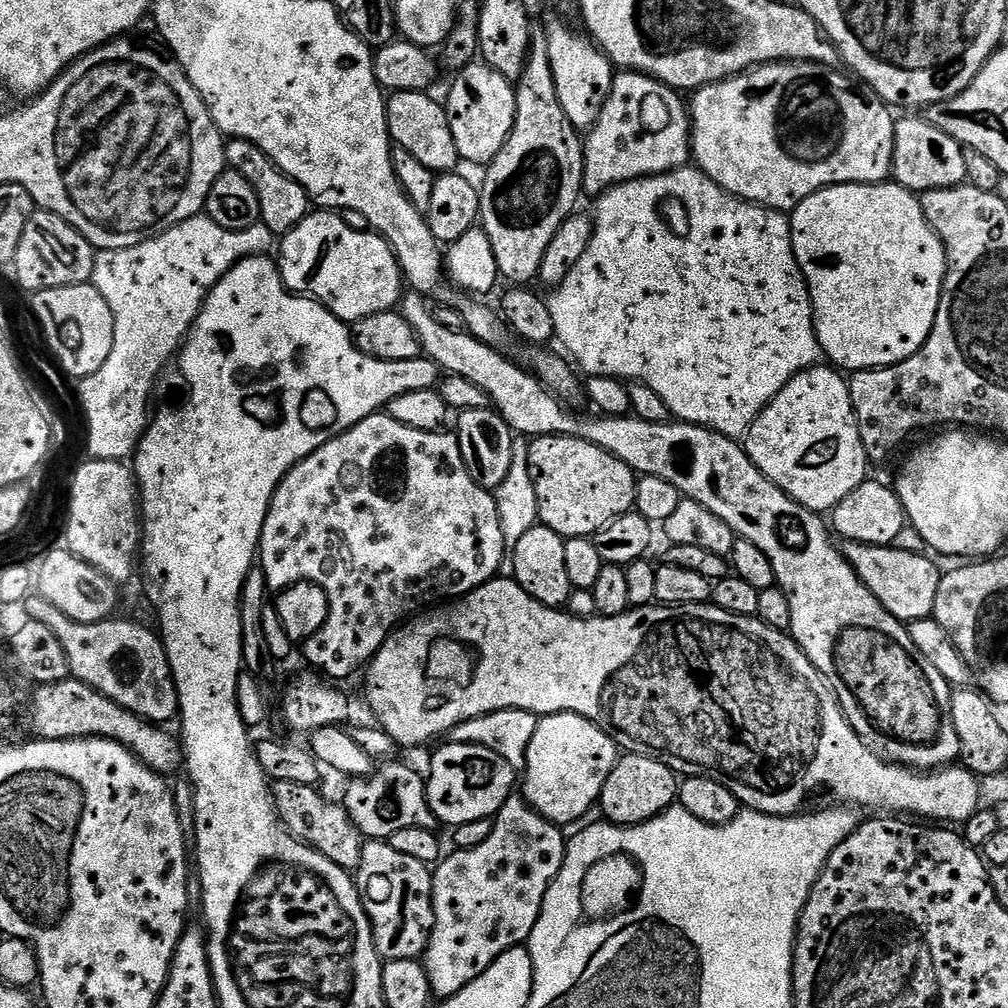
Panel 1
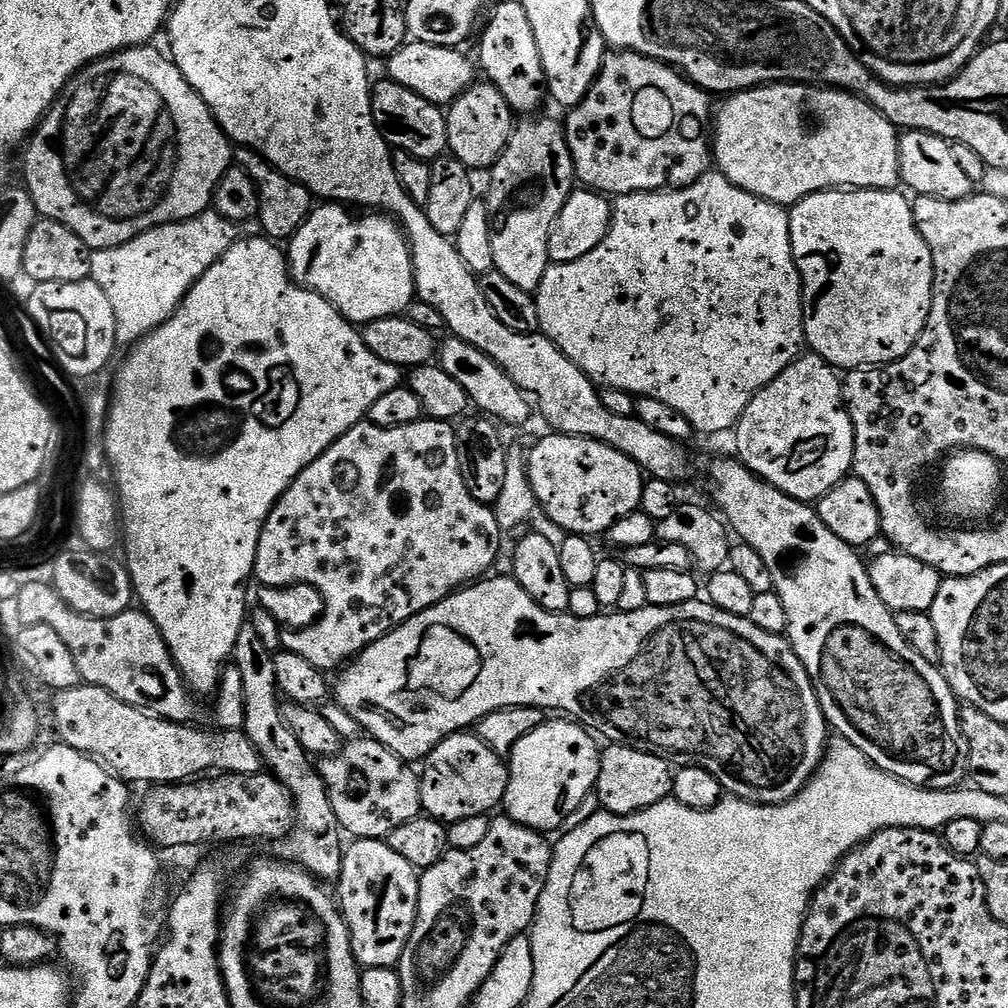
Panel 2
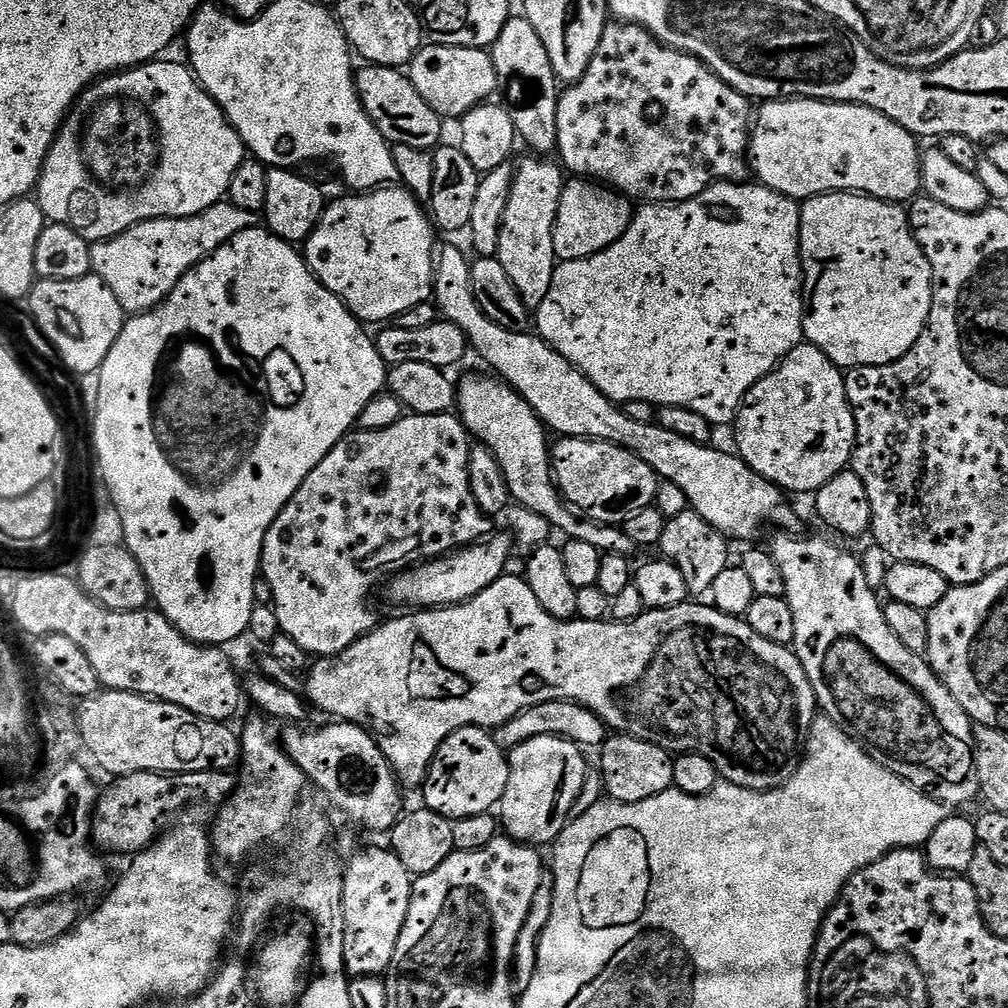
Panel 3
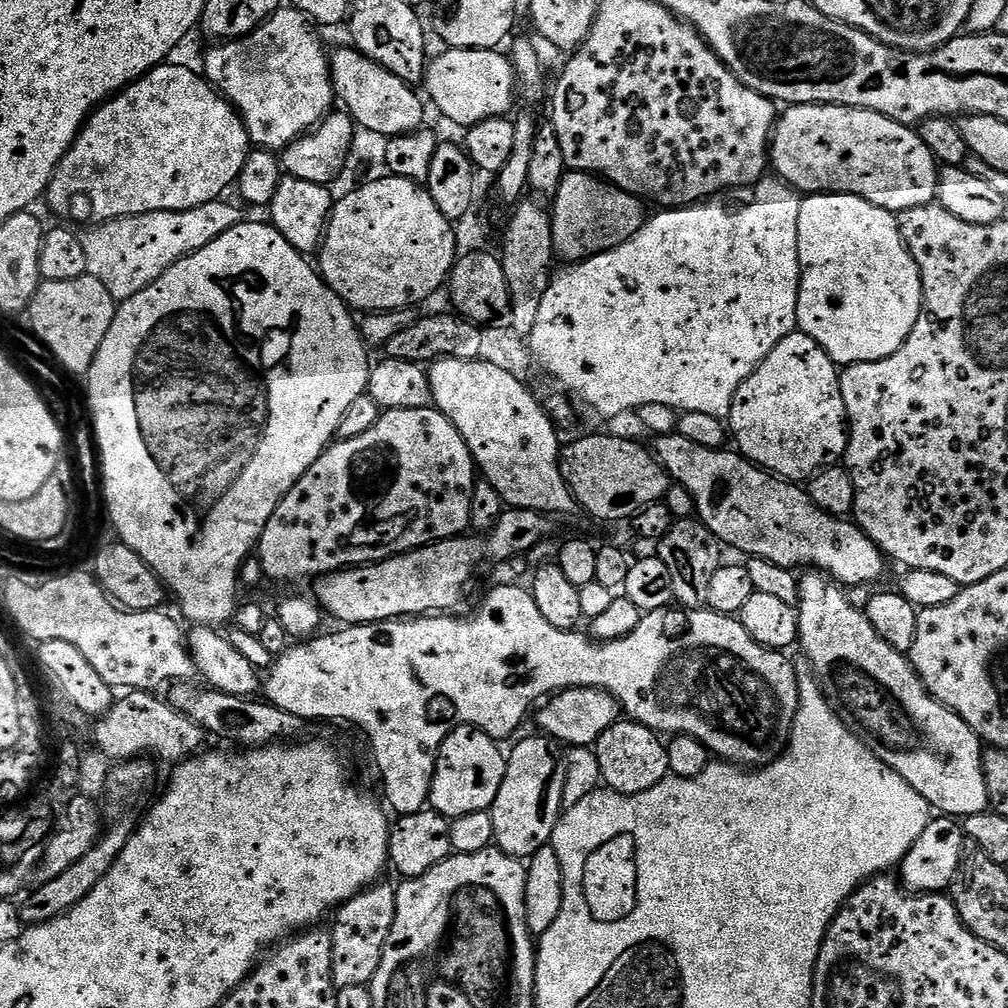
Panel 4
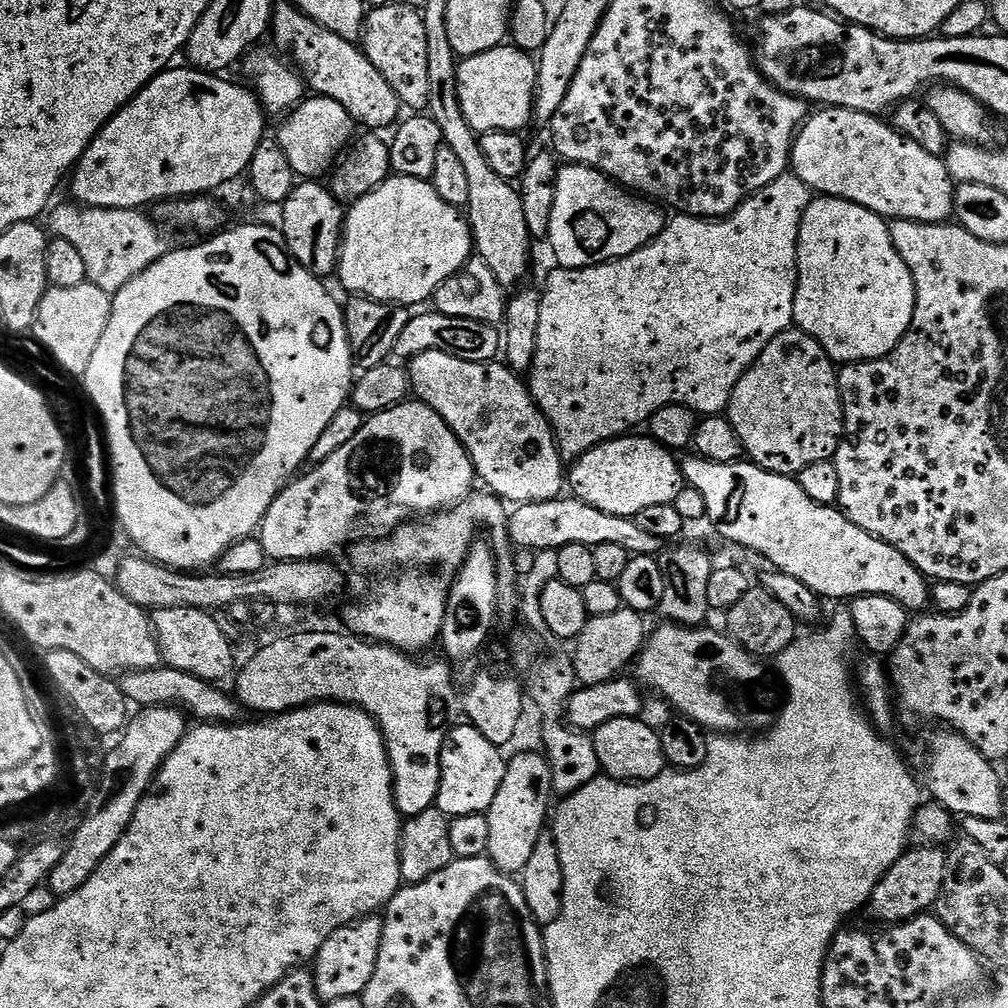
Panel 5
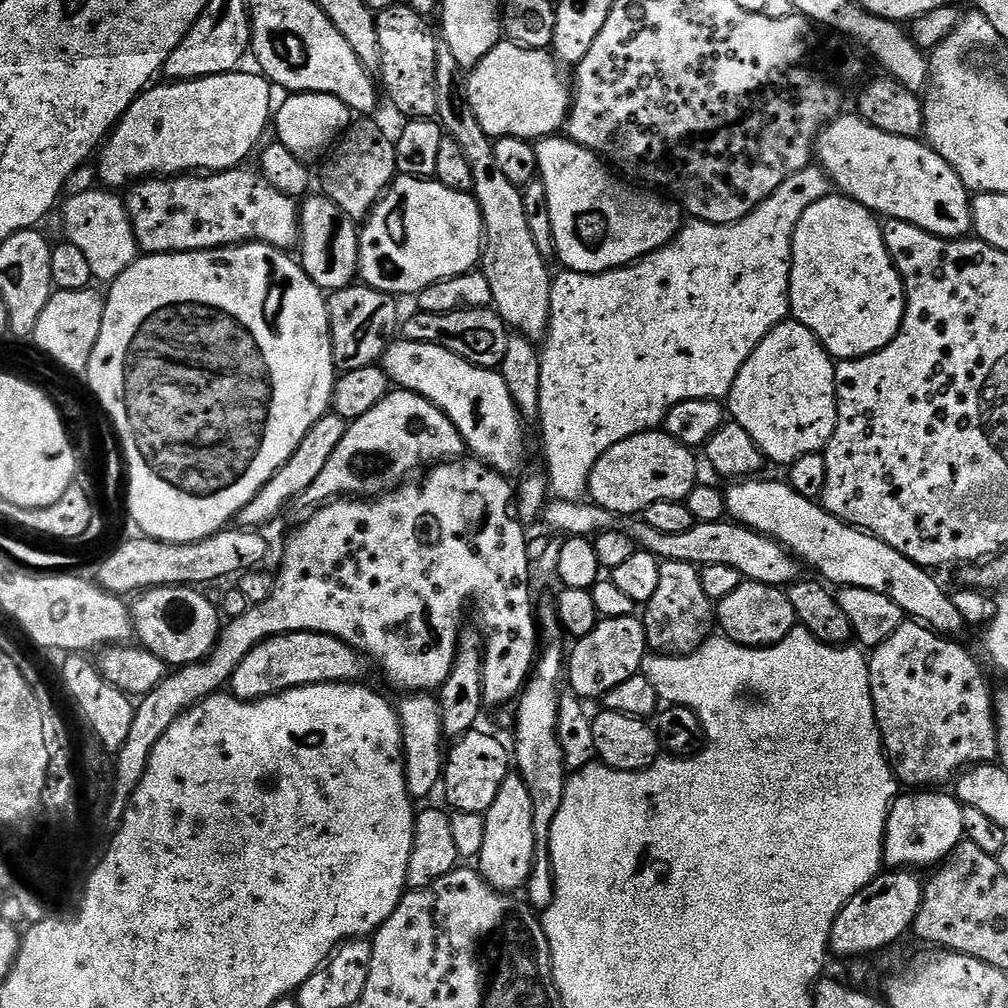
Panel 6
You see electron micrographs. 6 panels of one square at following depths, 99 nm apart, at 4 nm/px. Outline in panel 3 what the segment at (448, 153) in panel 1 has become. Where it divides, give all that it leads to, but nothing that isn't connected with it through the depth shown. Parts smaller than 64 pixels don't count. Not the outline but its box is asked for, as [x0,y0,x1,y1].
[355,66,442,150]

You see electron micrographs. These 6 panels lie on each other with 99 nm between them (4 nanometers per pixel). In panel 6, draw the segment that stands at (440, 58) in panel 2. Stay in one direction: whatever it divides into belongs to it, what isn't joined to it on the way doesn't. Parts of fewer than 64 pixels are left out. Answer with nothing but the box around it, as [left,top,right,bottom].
[467,42,573,141]

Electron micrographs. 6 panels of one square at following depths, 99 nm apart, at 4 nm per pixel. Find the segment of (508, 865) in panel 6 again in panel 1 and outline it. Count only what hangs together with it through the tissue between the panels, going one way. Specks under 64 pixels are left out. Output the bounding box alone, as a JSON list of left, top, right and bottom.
[522,712,618,826]

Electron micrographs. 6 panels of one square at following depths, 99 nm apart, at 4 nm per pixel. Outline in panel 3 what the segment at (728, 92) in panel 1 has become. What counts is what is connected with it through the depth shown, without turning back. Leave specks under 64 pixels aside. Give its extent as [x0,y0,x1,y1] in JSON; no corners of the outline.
[747,98,922,202]

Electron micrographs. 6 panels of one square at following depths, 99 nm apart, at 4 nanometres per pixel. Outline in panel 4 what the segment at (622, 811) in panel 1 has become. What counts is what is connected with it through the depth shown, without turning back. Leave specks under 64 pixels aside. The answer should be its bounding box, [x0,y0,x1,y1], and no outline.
[594,720,670,796]

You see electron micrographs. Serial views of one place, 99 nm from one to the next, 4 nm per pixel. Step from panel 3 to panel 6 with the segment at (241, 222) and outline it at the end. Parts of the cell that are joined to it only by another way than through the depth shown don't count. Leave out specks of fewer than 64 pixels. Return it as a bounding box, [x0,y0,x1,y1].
[63,186,138,281]

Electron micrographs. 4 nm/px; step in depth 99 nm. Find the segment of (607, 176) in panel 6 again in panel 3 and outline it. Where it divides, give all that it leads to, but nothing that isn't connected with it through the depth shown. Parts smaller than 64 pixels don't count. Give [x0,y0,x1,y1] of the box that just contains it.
[554,178,634,261]

